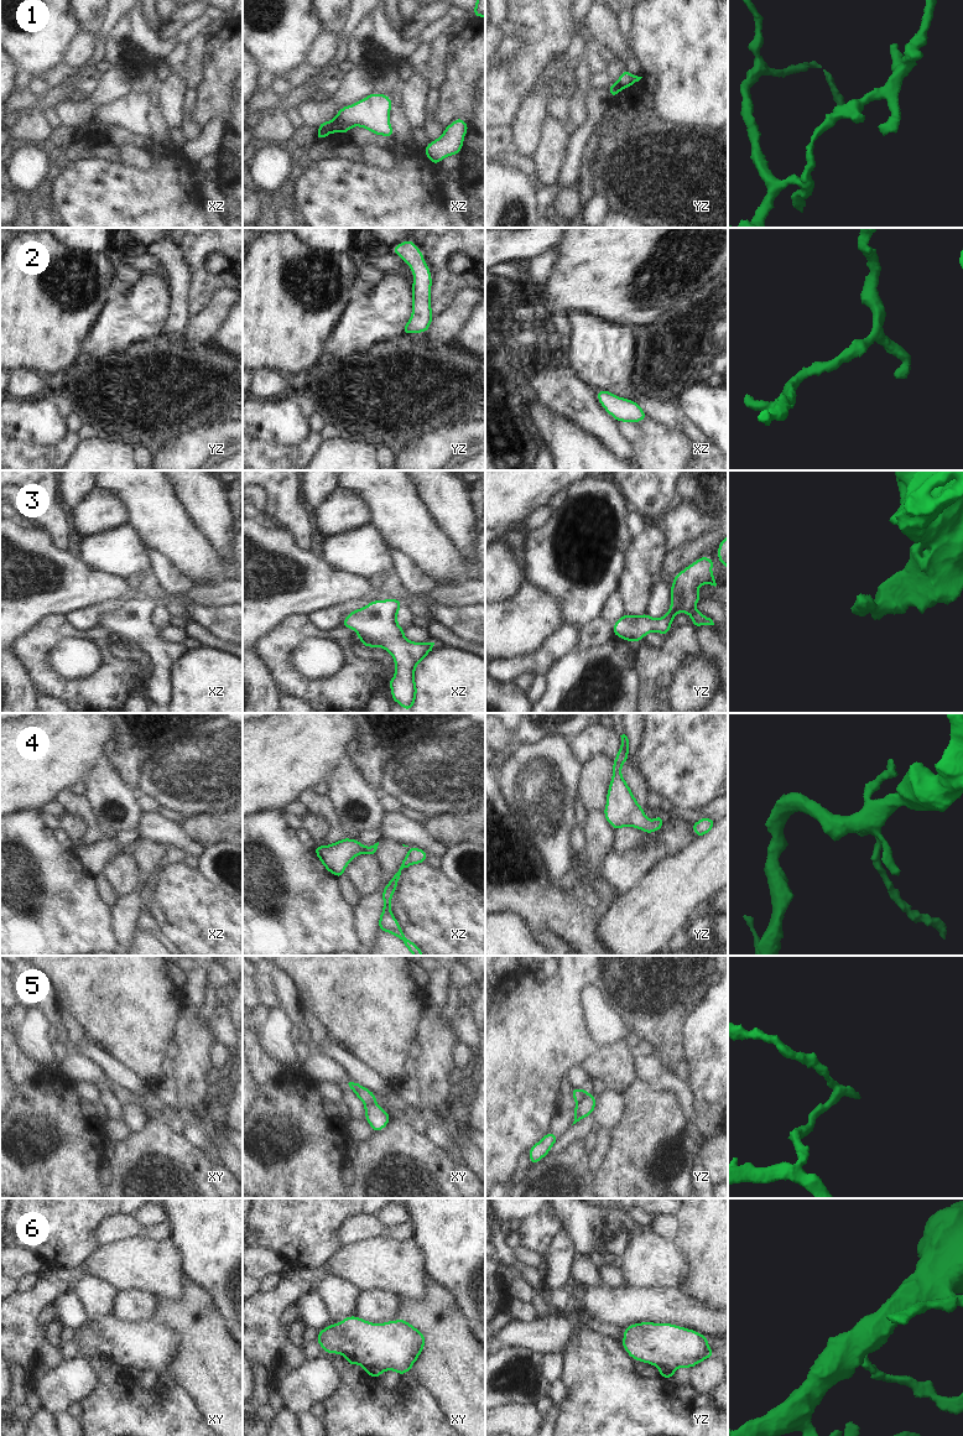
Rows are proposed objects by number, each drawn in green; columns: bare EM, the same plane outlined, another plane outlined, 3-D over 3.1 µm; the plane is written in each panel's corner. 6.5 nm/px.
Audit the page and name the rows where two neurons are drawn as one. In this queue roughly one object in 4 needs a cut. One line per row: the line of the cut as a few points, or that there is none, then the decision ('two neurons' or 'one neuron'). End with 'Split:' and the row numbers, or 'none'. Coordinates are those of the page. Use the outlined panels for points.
1: cut in xz along (336, 116), (350, 128); two neurons
2: no cut; one neuron
3: no cut; one neuron
4: no cut; one neuron
5: cut in yz along (588, 1093), (576, 1104); two neurons
6: cut in xy along (384, 1369), (370, 1368), (365, 1372); two neurons
Split: 1, 5, 6

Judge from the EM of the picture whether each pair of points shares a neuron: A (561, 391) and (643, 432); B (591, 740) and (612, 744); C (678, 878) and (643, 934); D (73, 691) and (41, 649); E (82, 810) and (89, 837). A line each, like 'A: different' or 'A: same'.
A: different
B: same
C: same
D: same
E: same

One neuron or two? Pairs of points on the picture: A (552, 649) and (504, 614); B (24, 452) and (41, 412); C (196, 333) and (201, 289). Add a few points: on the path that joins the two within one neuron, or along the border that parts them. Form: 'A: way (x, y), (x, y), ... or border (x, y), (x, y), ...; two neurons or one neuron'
A: border (561, 625), (536, 648), (518, 656); two neurons
B: border (12, 440), (41, 446), (51, 446), (57, 442); two neurons
C: border (217, 291), (198, 312), (192, 315); two neurons

